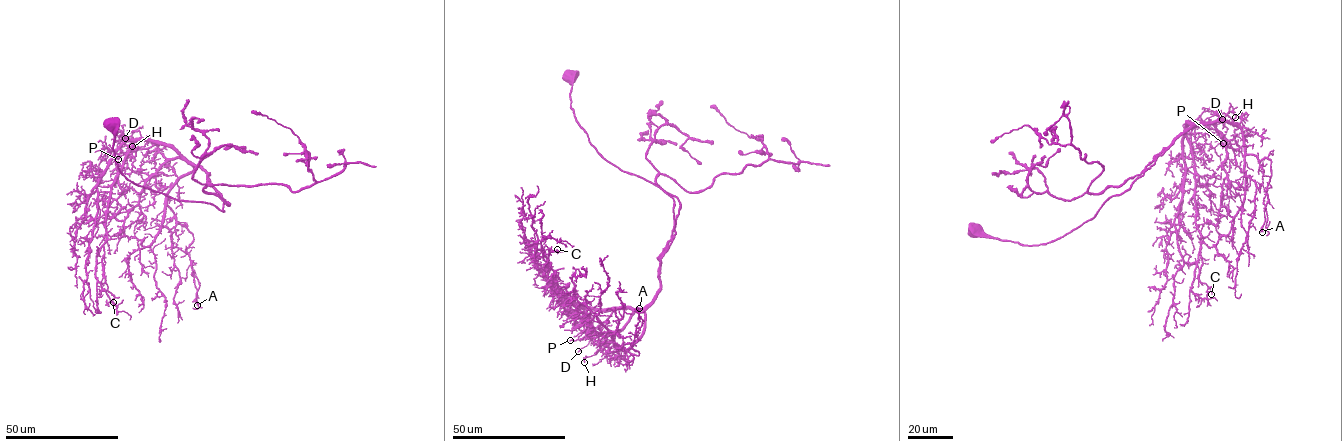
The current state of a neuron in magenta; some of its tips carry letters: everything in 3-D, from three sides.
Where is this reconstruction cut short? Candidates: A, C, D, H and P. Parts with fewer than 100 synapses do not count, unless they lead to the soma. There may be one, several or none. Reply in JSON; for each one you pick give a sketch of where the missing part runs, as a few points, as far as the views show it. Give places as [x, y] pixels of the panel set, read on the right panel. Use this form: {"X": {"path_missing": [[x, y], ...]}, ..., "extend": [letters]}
{"extend": []}

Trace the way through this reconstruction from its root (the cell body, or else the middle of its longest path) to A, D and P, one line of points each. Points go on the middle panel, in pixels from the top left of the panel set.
A: (570, 74), (590, 143), (673, 200), (642, 333), (625, 349), (615, 342), (637, 355), (639, 308)
D: (570, 74), (571, 109), (590, 143), (656, 184), (674, 207), (652, 300), (595, 312), (578, 351)
P: (570, 74), (571, 109), (589, 141), (672, 198), (674, 230), (650, 303), (615, 309), (570, 340)

